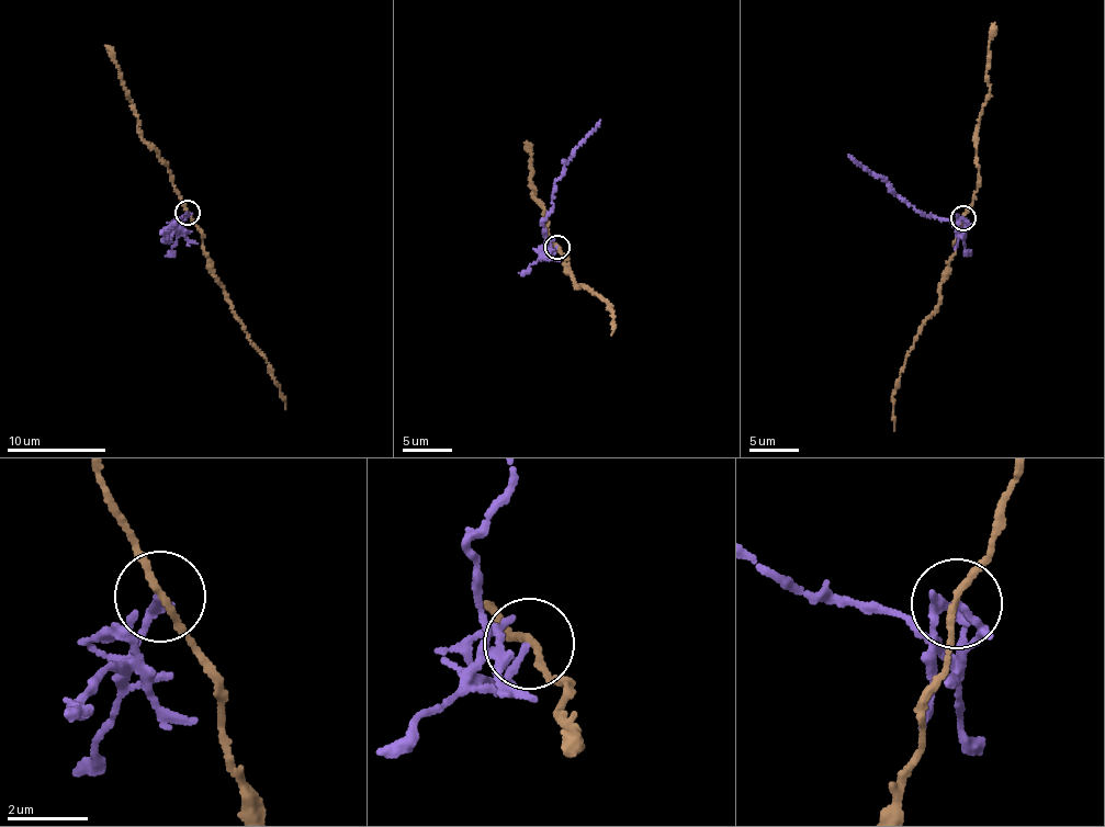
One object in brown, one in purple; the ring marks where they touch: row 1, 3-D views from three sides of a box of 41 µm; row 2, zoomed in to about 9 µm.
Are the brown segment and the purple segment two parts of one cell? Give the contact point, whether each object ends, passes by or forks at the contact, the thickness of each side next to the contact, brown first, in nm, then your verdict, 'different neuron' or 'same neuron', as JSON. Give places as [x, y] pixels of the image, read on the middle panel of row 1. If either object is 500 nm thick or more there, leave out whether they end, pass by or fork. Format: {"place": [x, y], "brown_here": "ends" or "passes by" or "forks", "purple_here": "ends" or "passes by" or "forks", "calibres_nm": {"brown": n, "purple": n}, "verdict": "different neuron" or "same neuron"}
{"place": [556, 247], "brown_here": "passes by", "purple_here": "ends", "calibres_nm": {"brown": 140, "purple": 140}, "verdict": "different neuron"}

